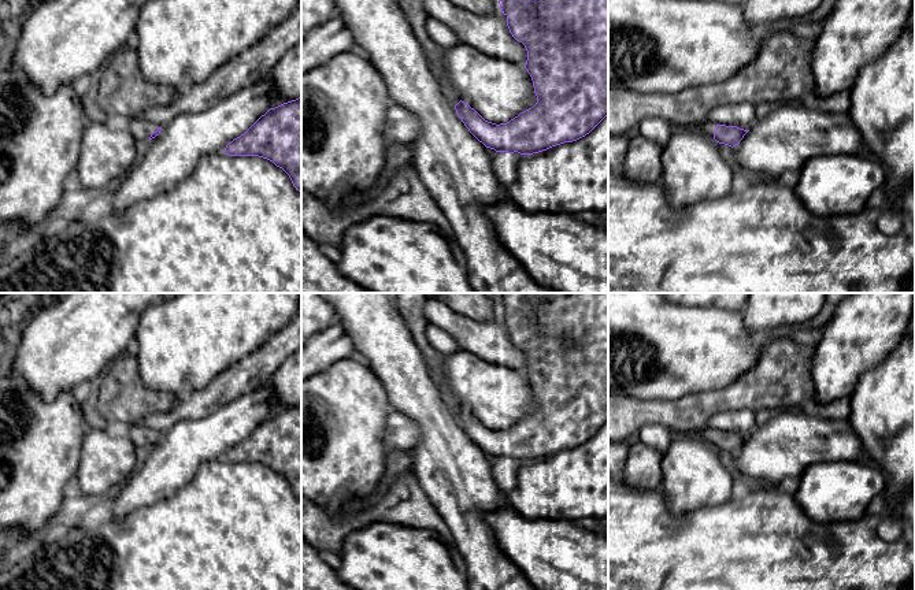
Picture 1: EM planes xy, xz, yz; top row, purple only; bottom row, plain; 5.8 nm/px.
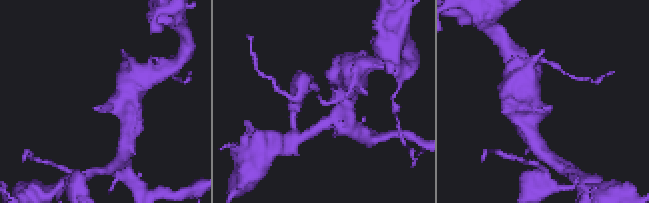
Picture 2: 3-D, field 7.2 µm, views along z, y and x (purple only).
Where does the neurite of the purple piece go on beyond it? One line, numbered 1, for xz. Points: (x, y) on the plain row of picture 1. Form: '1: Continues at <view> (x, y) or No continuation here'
1: No continuation here

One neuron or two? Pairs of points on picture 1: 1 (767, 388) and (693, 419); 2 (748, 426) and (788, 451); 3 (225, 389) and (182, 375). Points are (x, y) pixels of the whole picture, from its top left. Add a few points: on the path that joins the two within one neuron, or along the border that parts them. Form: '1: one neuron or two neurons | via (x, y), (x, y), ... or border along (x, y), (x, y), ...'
1: one neuron | via (749, 390), (711, 401)
2: two neurons | border along (756, 427), (748, 435)
3: two neurons | border along (233, 364), (215, 375), (204, 386), (178, 399)

